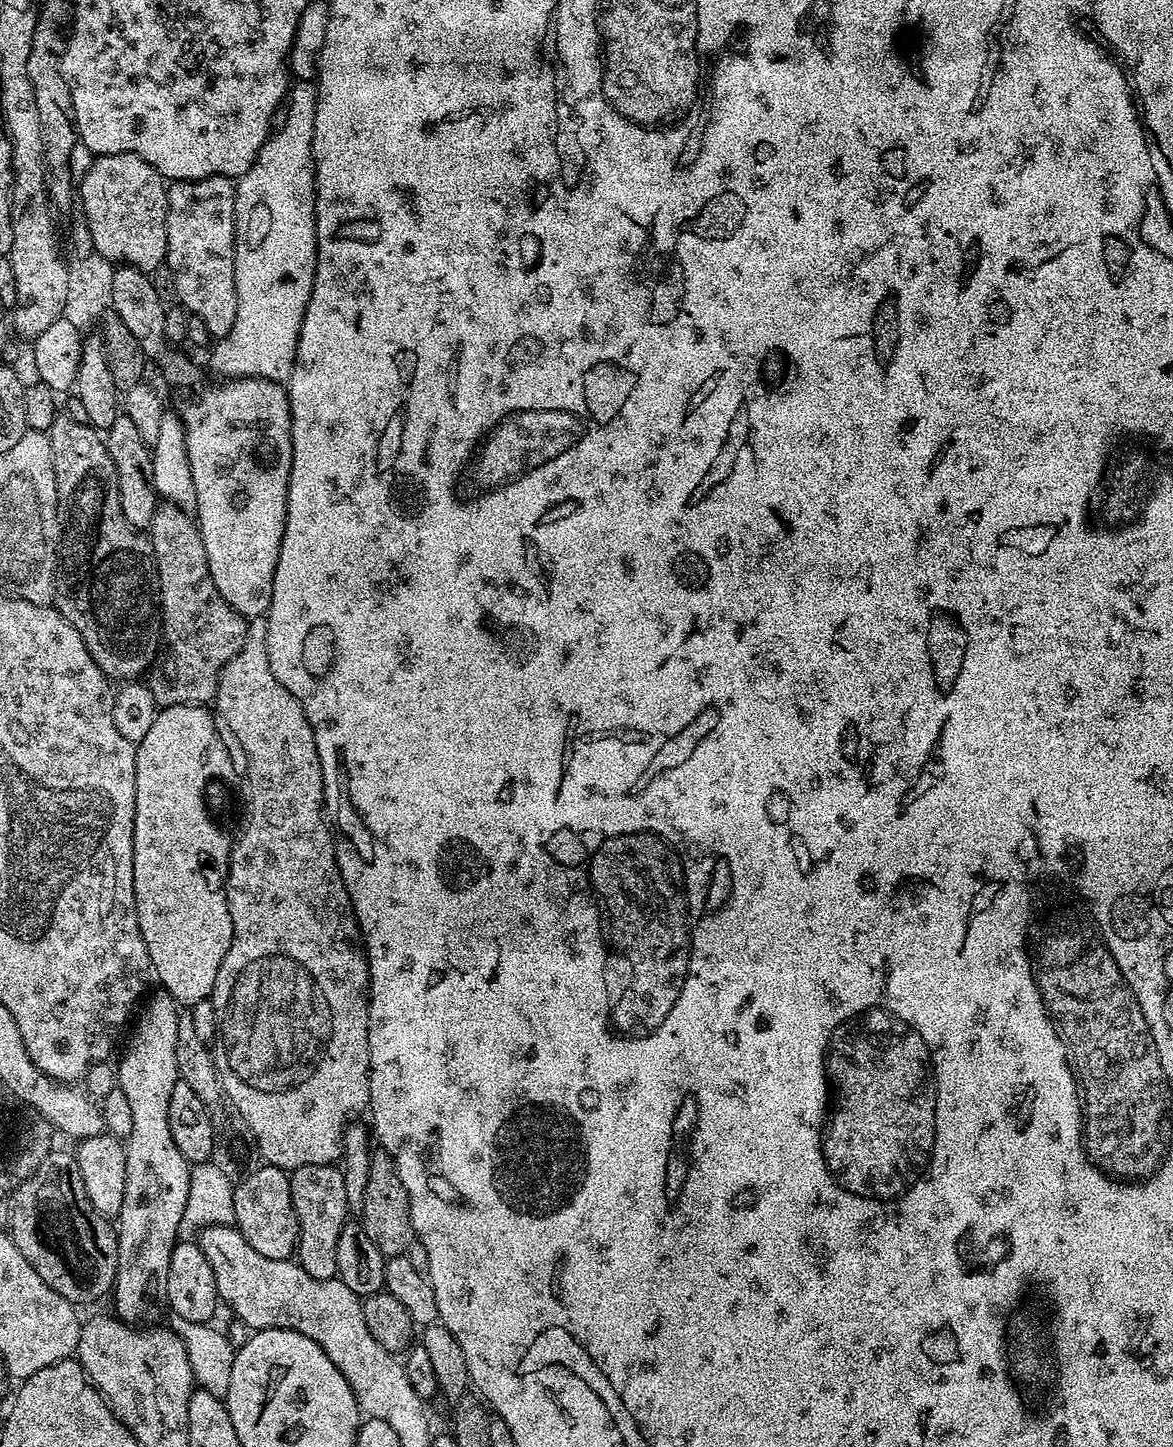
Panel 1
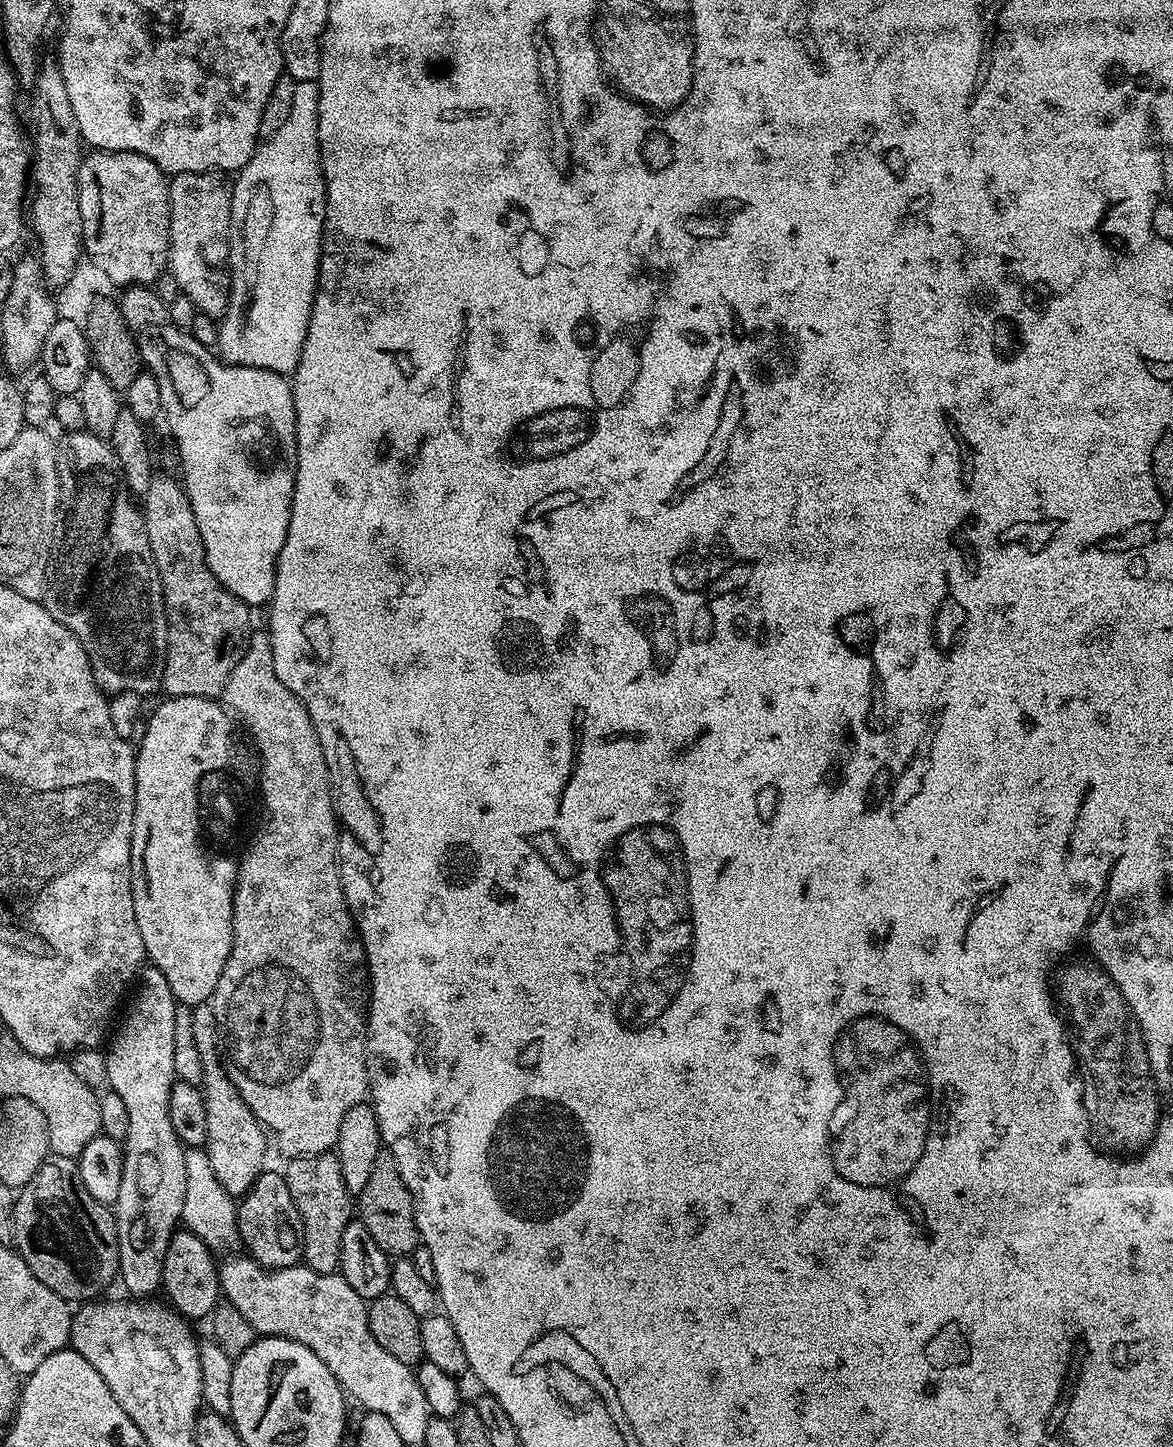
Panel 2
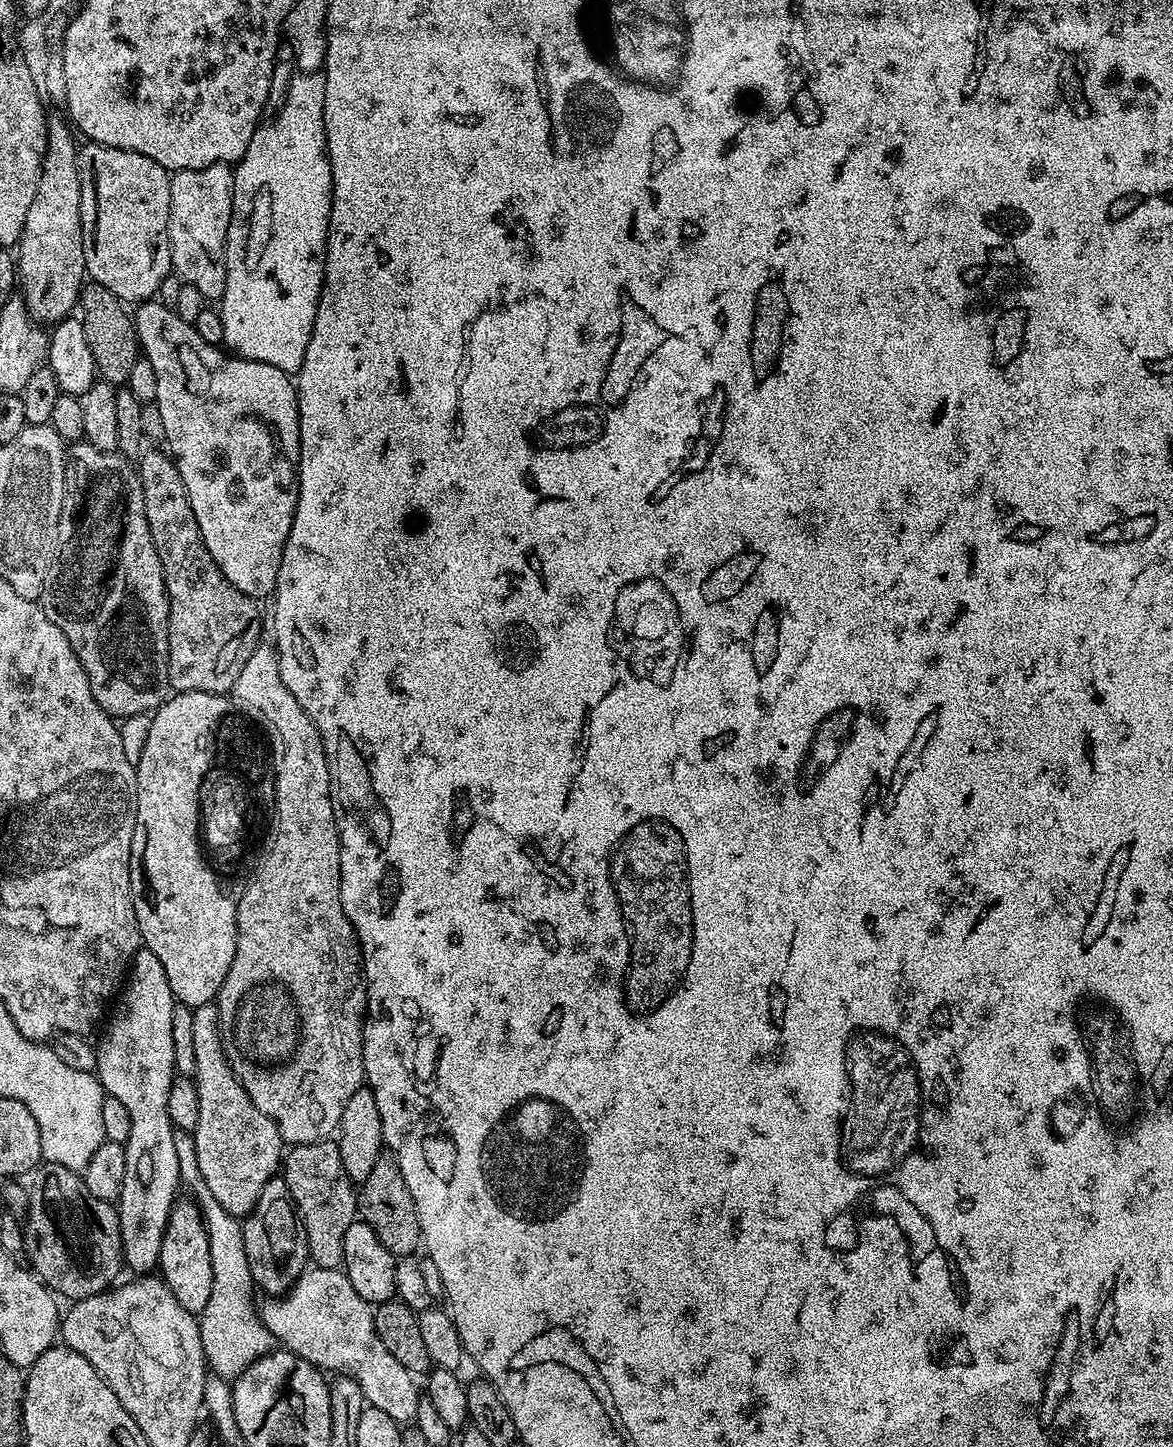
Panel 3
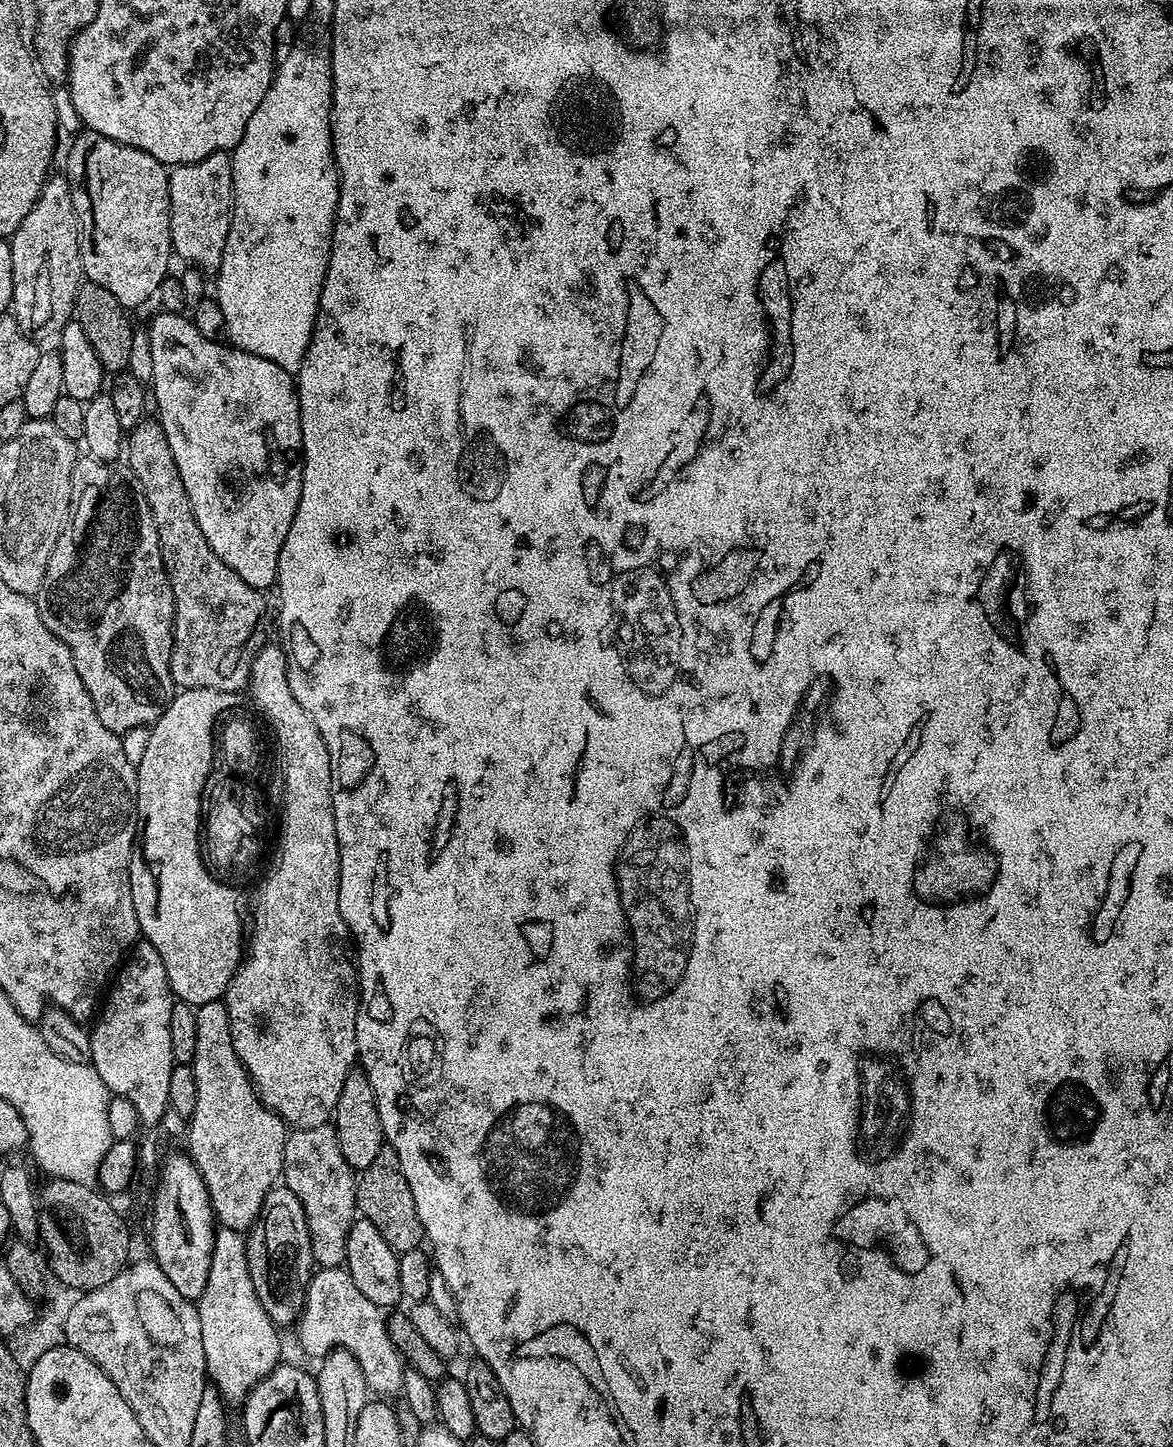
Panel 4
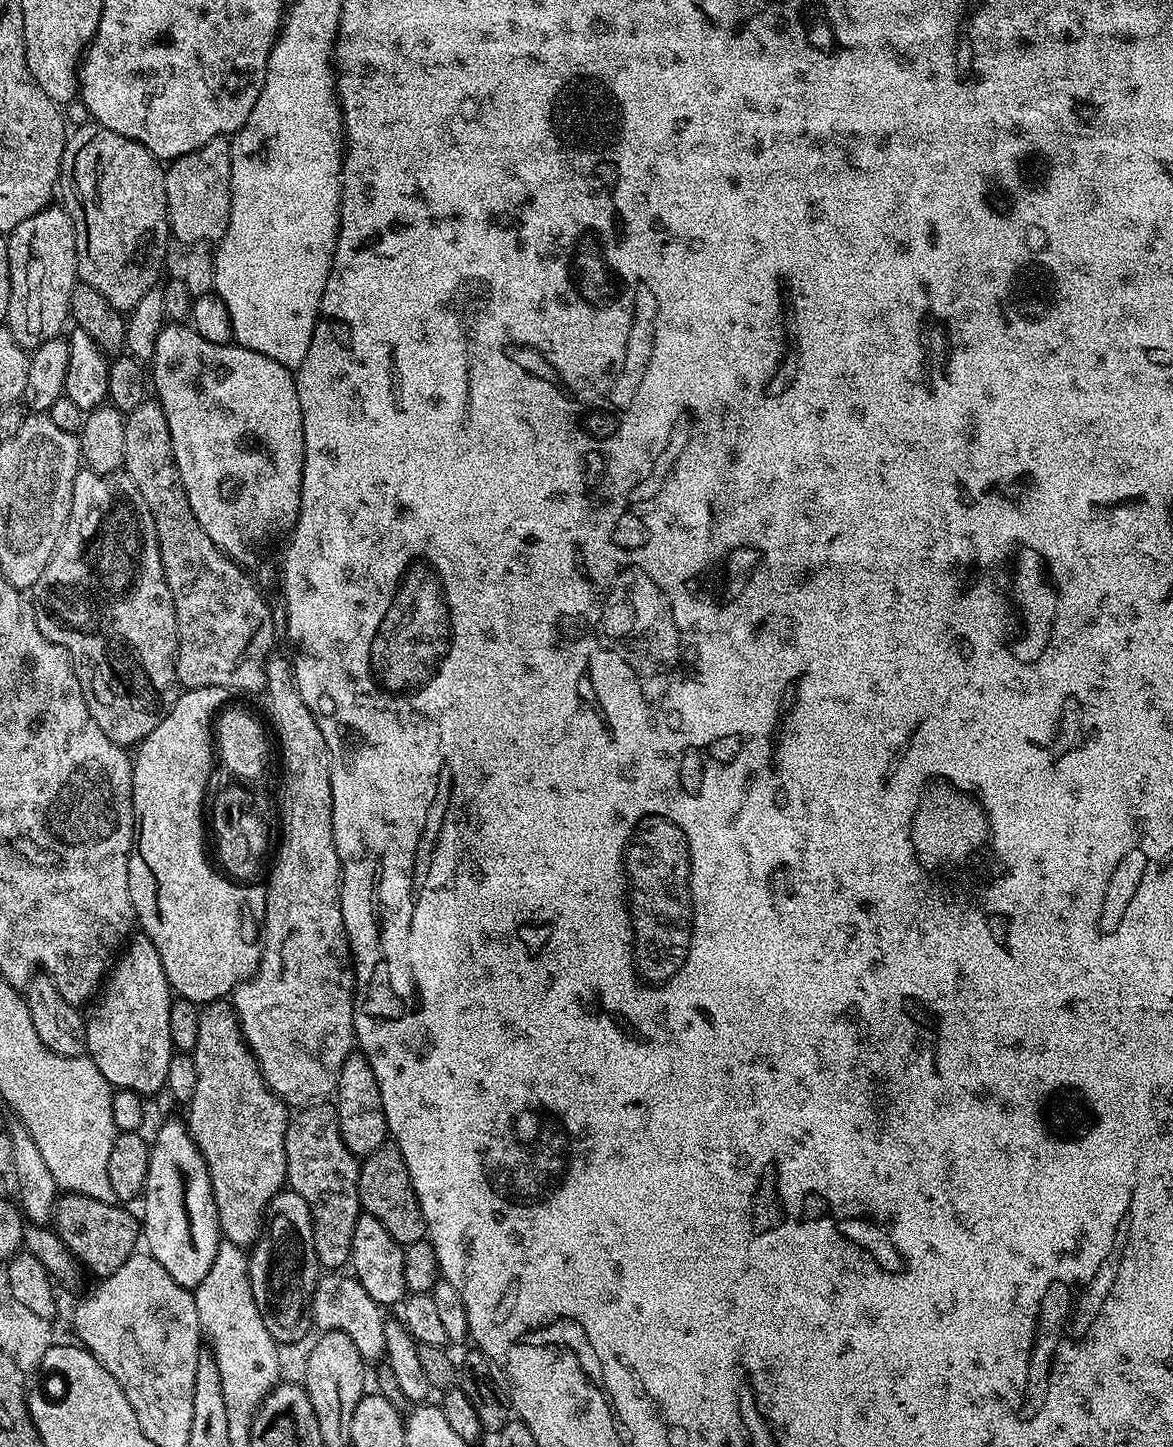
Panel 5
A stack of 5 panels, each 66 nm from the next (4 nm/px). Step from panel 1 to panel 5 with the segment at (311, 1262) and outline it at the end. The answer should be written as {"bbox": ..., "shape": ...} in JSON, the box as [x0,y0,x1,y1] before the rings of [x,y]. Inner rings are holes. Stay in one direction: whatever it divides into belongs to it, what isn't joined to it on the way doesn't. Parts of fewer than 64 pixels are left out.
{"bbox":[286,1102,362,1270],"shape":[[[320,1102],[315,1106],[305,1107],[291,1117],[286,1130],[286,1170],[288,1171],[287,1187],[306,1198],[306,1206],[310,1206],[312,1216],[312,1229],[314,1230],[314,1250],[321,1269],[340,1270],[352,1258],[352,1239],[354,1226],[362,1214],[358,1182],[360,1181],[360,1164],[357,1157],[342,1142],[342,1134],[338,1126],[336,1109],[331,1103]]]}

